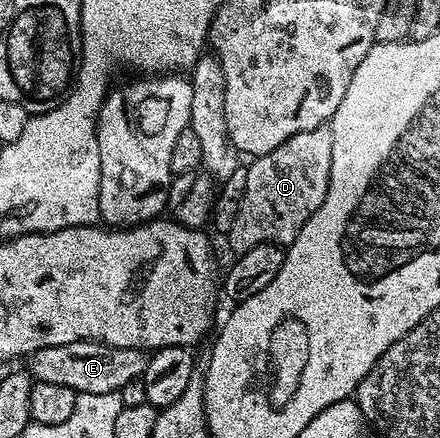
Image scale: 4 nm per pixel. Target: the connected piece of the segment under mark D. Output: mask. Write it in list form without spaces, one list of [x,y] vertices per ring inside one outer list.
[[[329,127],[291,135],[275,151],[254,157],[247,165],[247,191],[239,203],[239,215],[227,234],[227,241],[240,255],[256,245],[288,247],[299,235],[303,223],[323,203],[331,179],[331,143],[333,130]]]

